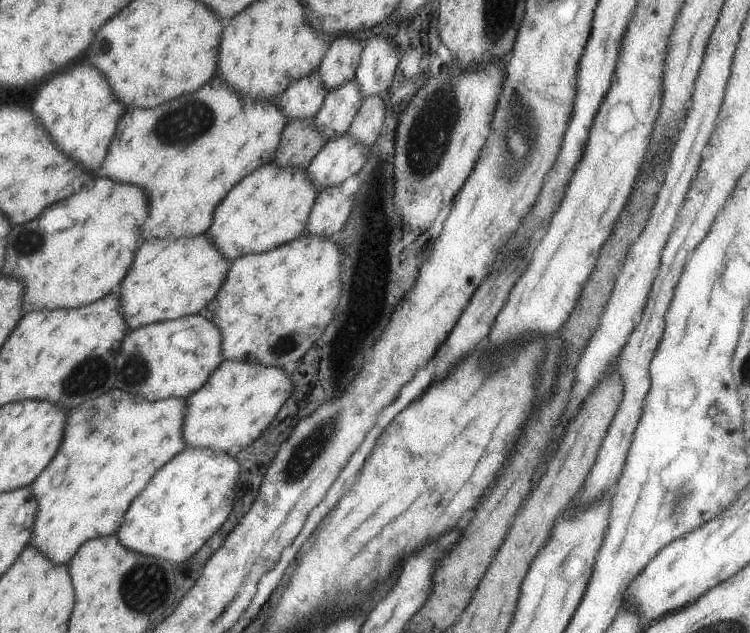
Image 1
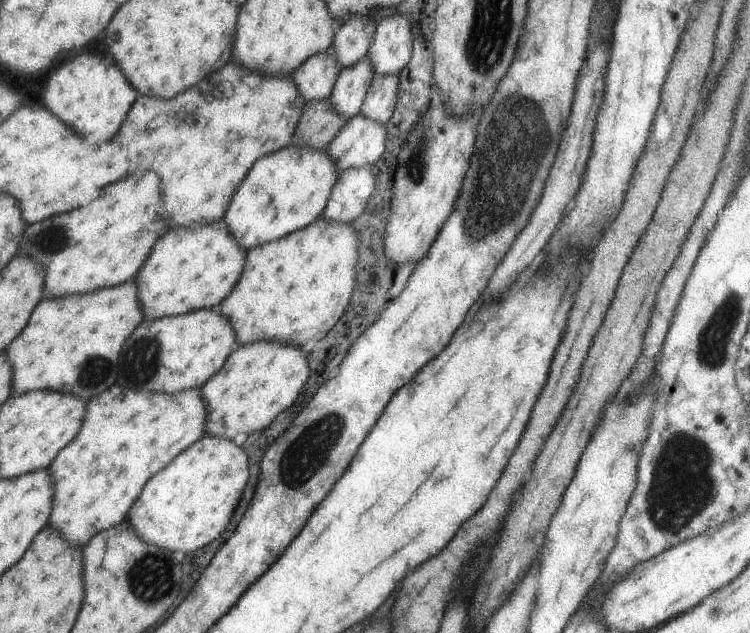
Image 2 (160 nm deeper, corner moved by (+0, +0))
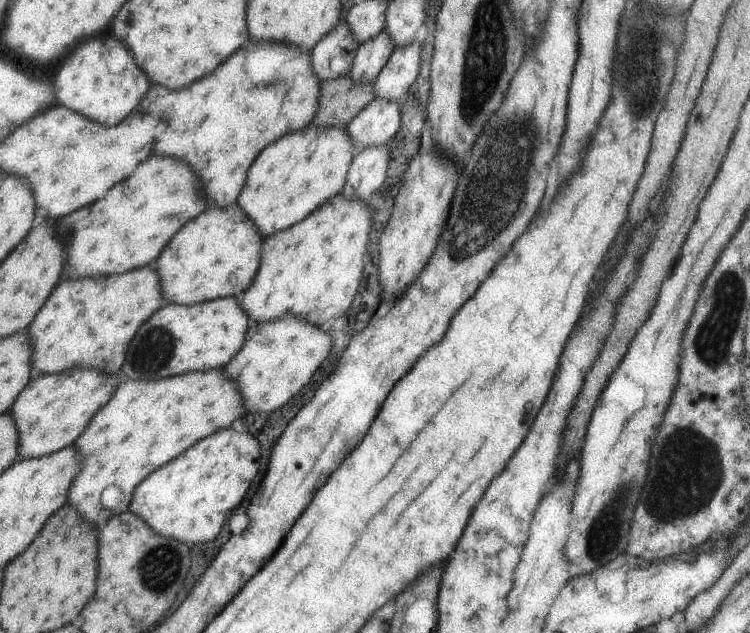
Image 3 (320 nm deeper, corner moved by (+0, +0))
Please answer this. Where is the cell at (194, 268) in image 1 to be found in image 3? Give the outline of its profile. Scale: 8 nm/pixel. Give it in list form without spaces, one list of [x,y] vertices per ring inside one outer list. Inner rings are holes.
[[[229,204],[227,208],[207,207],[187,222],[157,256],[155,268],[163,300],[193,304],[243,292],[257,272],[262,240],[251,220],[247,220],[235,204]]]

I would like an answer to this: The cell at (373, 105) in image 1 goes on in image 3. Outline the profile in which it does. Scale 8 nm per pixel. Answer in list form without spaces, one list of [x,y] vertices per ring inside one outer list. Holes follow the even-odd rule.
[[[413,39],[404,47],[397,47],[392,50],[391,56],[379,69],[379,72],[374,76],[372,82],[373,99],[383,99],[388,101],[399,102],[404,94],[408,92],[409,85],[415,80],[420,69],[420,44]]]

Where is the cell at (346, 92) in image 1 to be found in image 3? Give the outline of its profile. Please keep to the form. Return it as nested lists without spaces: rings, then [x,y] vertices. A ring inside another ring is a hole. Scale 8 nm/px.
[[[381,29],[374,37],[359,44],[353,57],[349,75],[356,83],[373,82],[374,76],[391,56],[394,44],[387,31]]]

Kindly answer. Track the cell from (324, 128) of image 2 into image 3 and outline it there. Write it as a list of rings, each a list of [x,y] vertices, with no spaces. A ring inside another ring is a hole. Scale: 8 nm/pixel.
[[[349,75],[320,82],[316,113],[309,125],[314,127],[345,127],[371,100],[372,82],[356,83]]]

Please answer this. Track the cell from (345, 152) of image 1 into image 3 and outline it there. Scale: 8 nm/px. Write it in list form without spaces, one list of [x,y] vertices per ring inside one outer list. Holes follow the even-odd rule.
[[[371,99],[345,126],[352,143],[361,148],[385,145],[400,125],[399,102]]]

